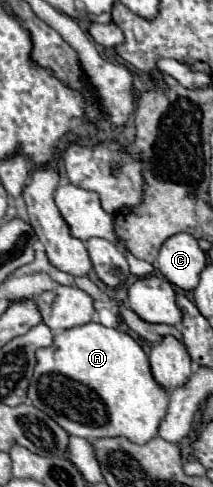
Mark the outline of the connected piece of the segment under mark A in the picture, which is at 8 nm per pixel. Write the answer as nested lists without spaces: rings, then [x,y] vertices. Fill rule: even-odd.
[[[88,322],[84,326],[58,332],[54,336],[54,344],[38,350],[36,358],[38,364],[28,386],[28,398],[36,408],[56,420],[68,434],[86,440],[124,436],[136,444],[146,444],[158,434],[160,418],[164,418],[164,410],[168,410],[168,390],[164,390],[164,386],[152,378],[148,356],[130,334],[116,328],[106,328],[98,322]]]

